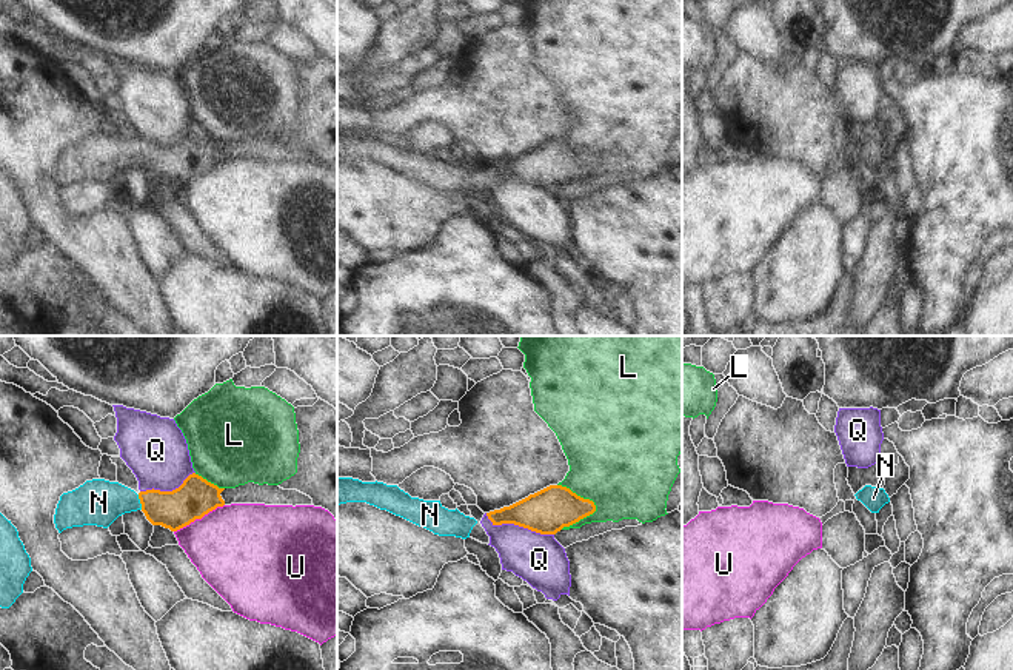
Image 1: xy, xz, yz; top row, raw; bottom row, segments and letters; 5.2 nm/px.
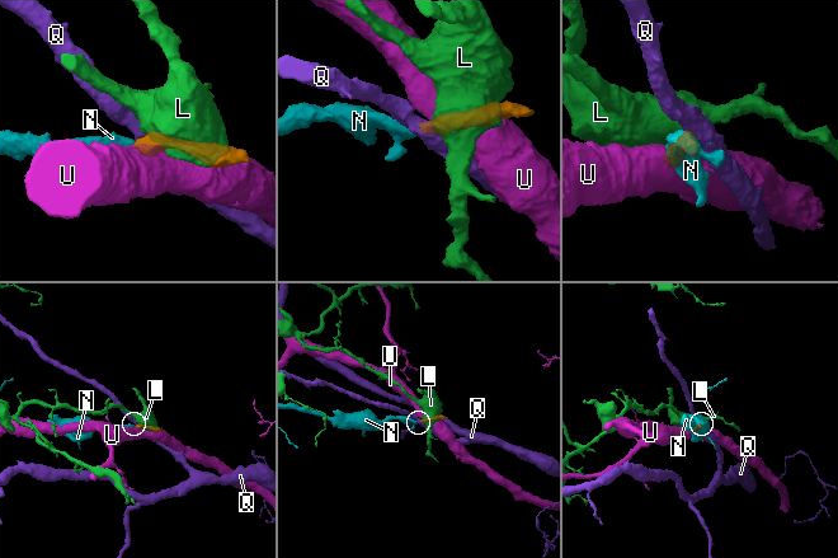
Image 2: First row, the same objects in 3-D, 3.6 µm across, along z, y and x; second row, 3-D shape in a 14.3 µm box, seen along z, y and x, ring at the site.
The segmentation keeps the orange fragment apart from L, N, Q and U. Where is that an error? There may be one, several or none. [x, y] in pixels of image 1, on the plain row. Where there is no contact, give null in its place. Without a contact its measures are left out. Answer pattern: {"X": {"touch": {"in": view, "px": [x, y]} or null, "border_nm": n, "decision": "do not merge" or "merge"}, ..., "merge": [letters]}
{"L": {"touch": {"in": "xz", "px": [579, 151]}, "border_nm": 240, "decision": "do not merge"}, "N": {"touch": {"in": "xy", "px": [140, 157]}, "border_nm": 80, "decision": "merge"}, "Q": {"touch": {"in": "xz", "px": [519, 180]}, "border_nm": 380, "decision": "do not merge"}, "U": {"touch": {"in": "xy", "px": [199, 173]}, "border_nm": 300, "decision": "do not merge"}, "merge": ["N"]}

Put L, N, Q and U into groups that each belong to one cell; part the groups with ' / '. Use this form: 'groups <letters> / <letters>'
groups L / N / Q / U

